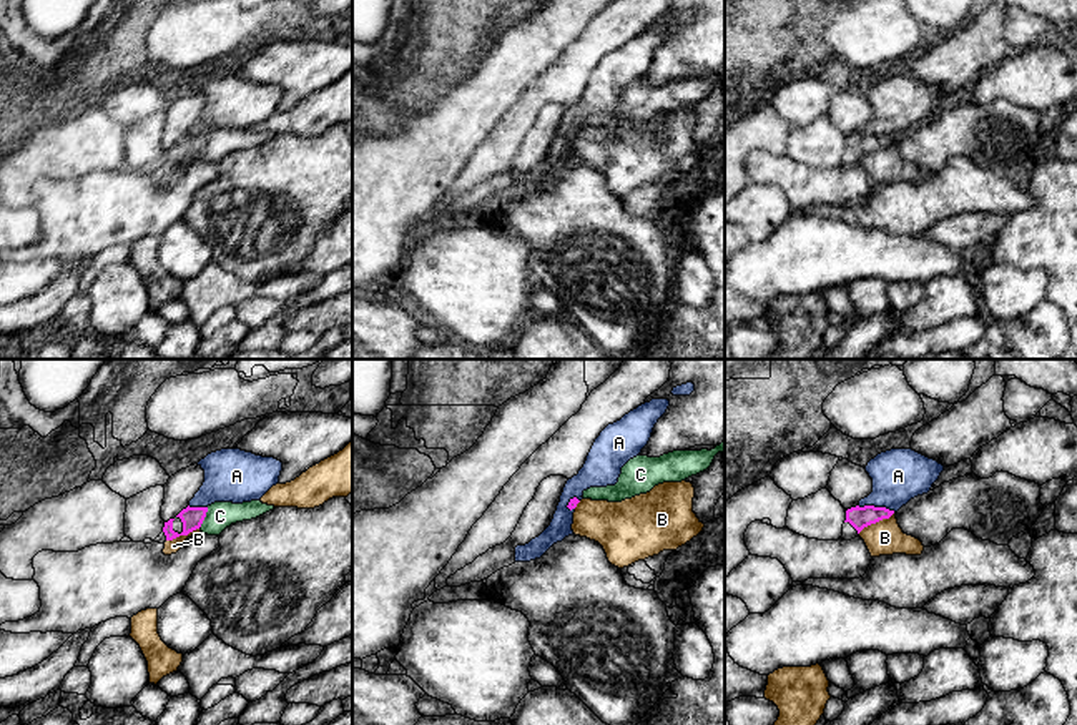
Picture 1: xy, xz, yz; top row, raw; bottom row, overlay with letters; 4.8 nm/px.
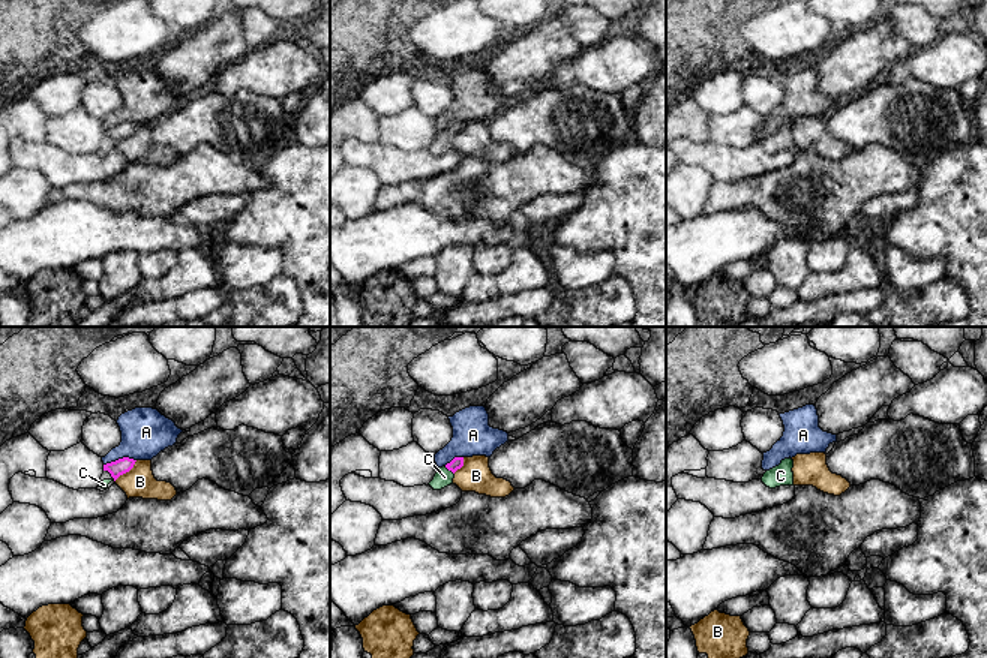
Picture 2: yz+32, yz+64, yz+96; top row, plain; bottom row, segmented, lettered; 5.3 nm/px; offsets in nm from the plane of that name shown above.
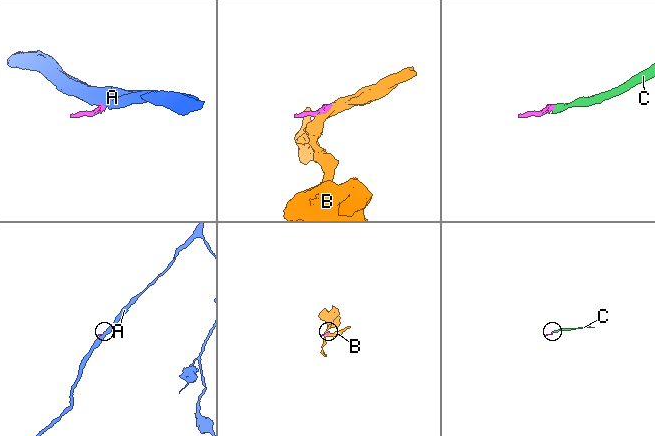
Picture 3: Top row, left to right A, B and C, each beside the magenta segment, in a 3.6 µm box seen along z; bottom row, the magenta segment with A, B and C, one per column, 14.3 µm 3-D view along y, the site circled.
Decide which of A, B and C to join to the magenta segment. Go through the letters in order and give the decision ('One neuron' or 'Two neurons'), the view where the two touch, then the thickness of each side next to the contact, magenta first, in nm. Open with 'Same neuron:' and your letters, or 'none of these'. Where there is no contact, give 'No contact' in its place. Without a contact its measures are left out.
Same neuron: C
A: Two neurons. Touches magenta in yz. Thickness 110 nm (magenta) against 260 nm
B: Two neurons. Touches magenta in yz. Thickness 110 nm (magenta) against 170 nm
C: One neuron. Touches magenta in xy. Thickness 110 nm (magenta) against 130 nm

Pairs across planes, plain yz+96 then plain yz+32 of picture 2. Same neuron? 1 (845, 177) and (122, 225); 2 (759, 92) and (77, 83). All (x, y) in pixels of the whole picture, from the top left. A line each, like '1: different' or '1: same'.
1: different
2: different

